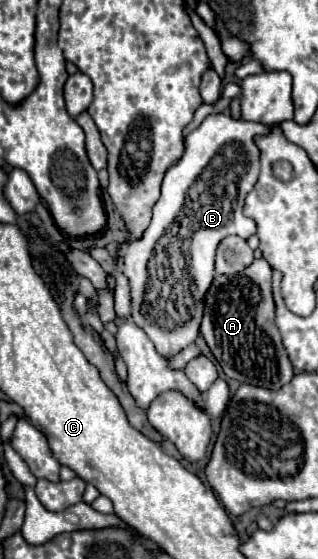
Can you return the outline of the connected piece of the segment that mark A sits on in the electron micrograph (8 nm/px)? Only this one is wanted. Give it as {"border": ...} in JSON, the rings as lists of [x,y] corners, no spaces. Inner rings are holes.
{"border":[[[259,258],[237,276],[215,276],[205,296],[201,334],[229,378],[269,390],[281,390],[295,374],[275,326],[271,272],[271,266]]]}

